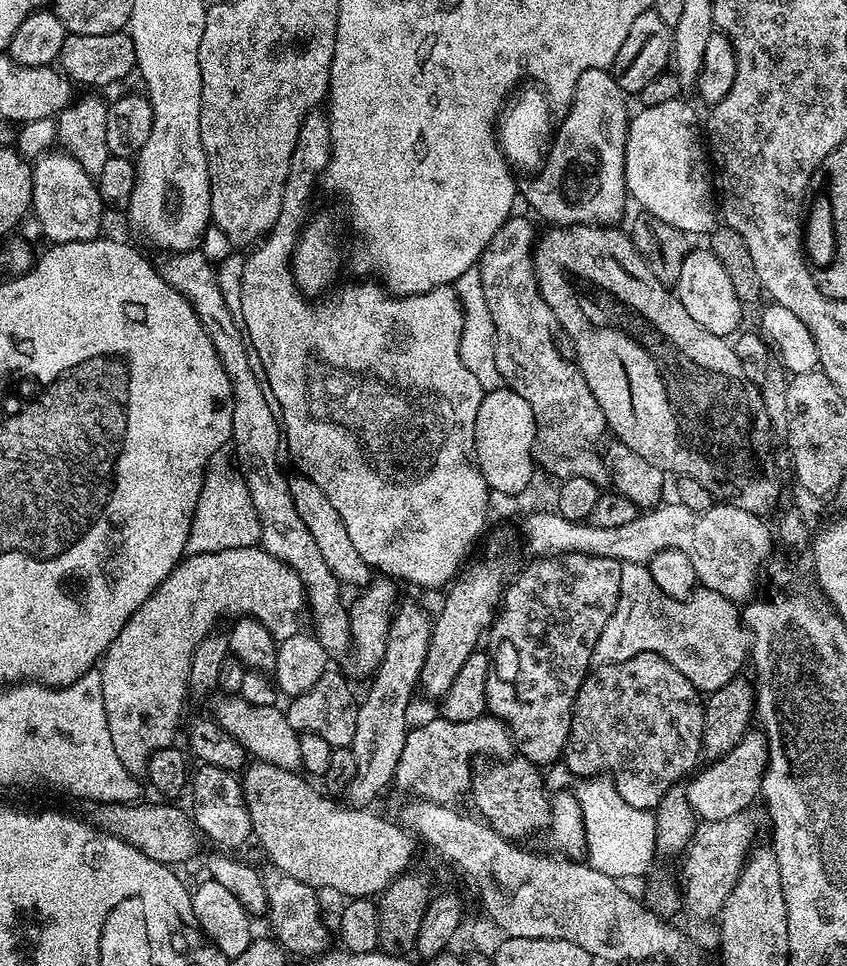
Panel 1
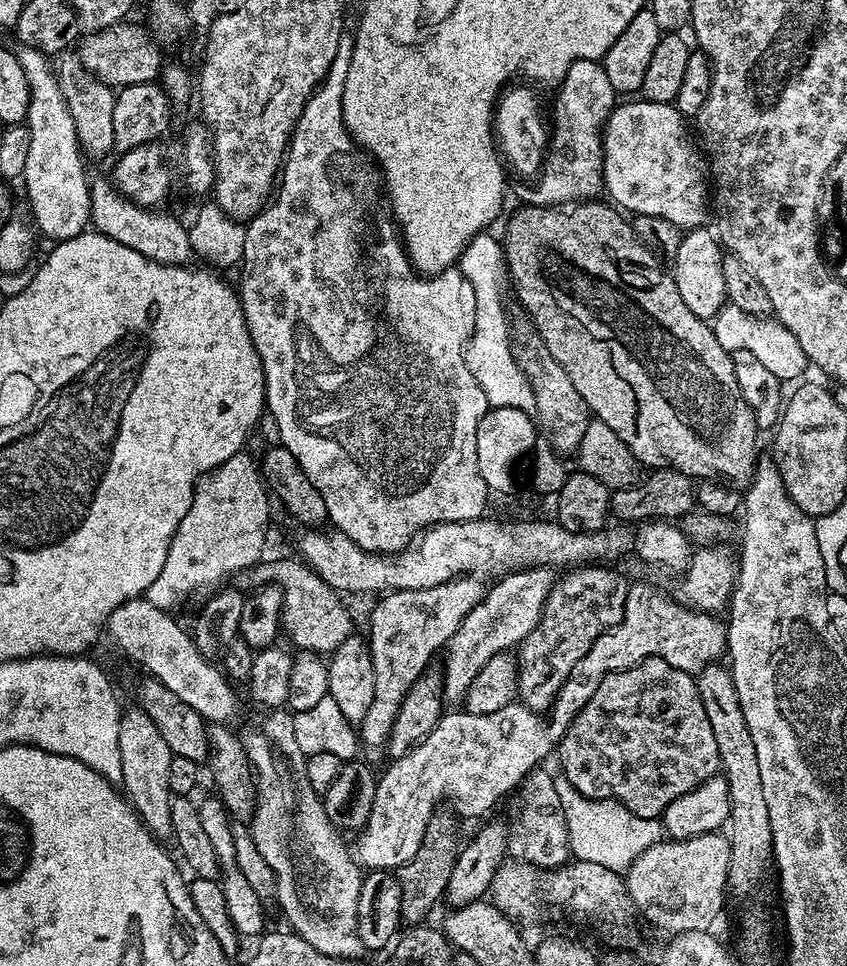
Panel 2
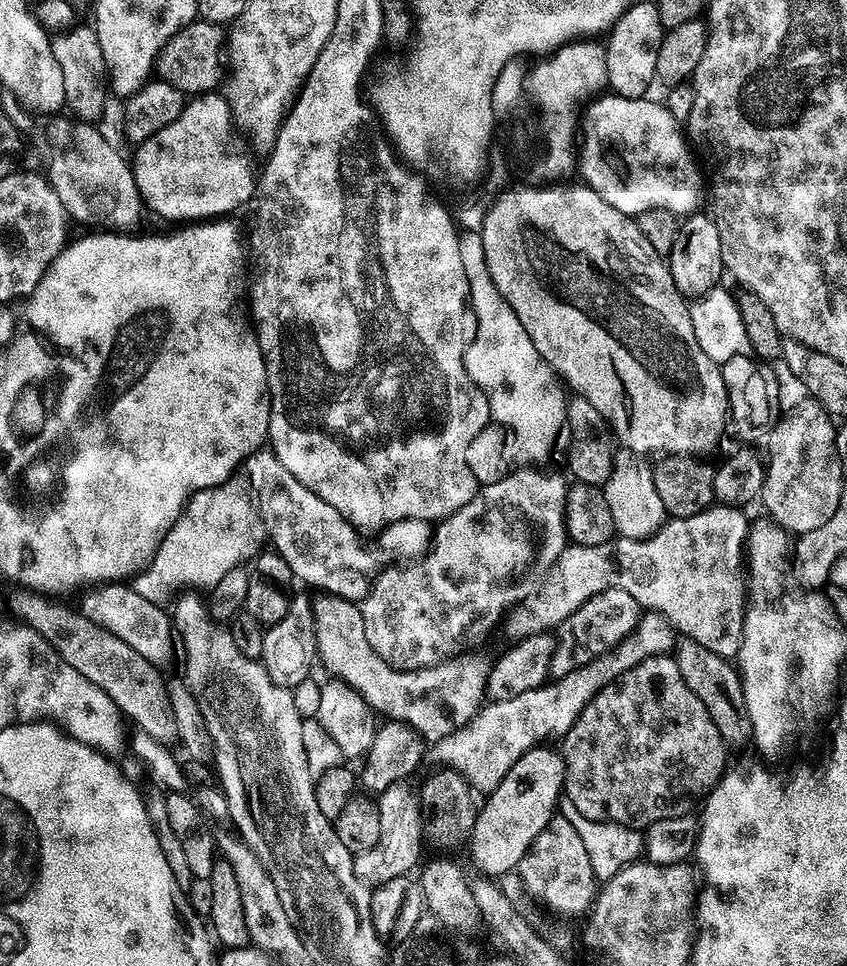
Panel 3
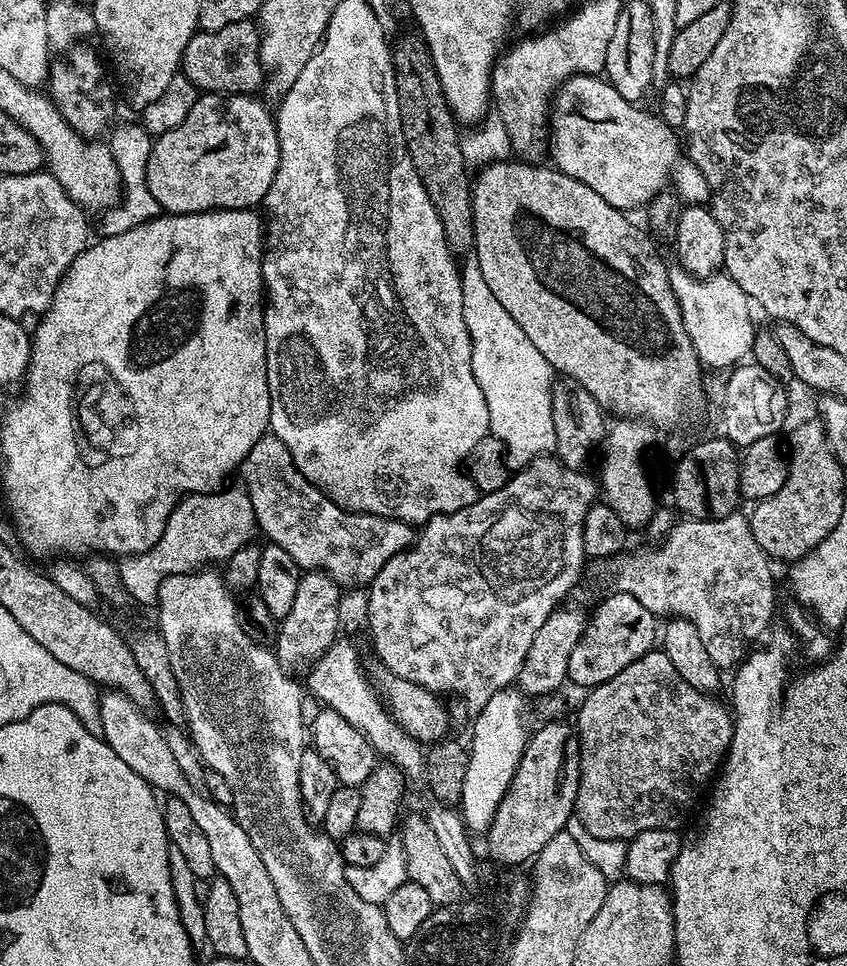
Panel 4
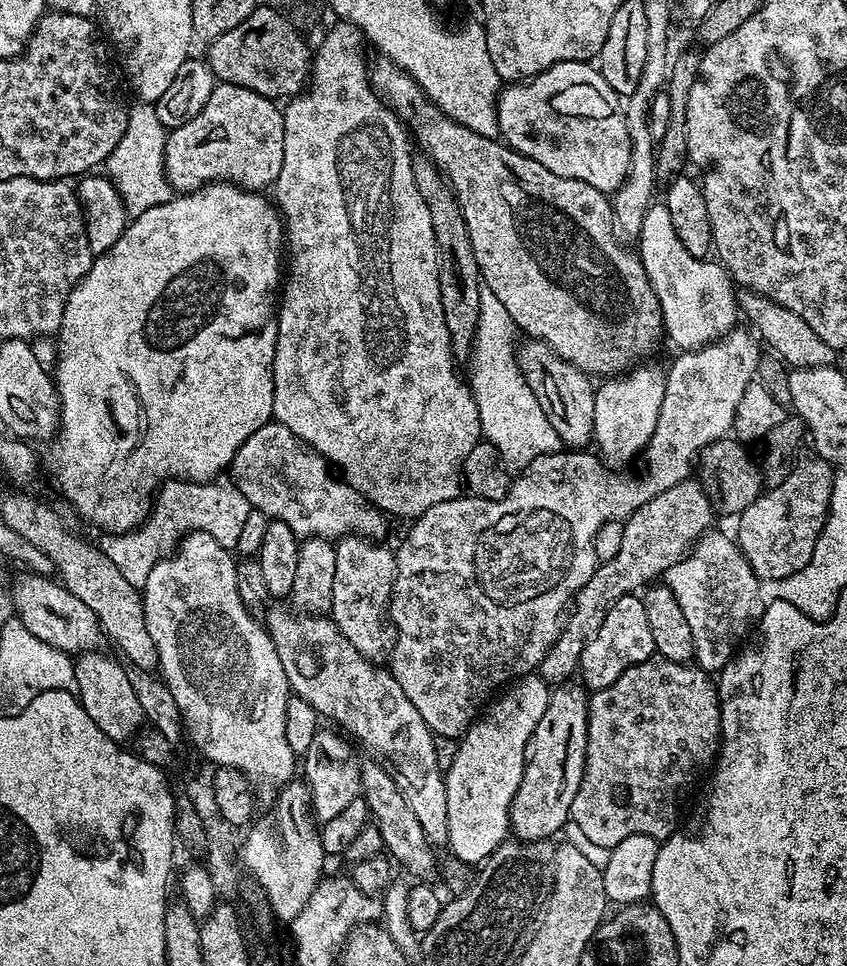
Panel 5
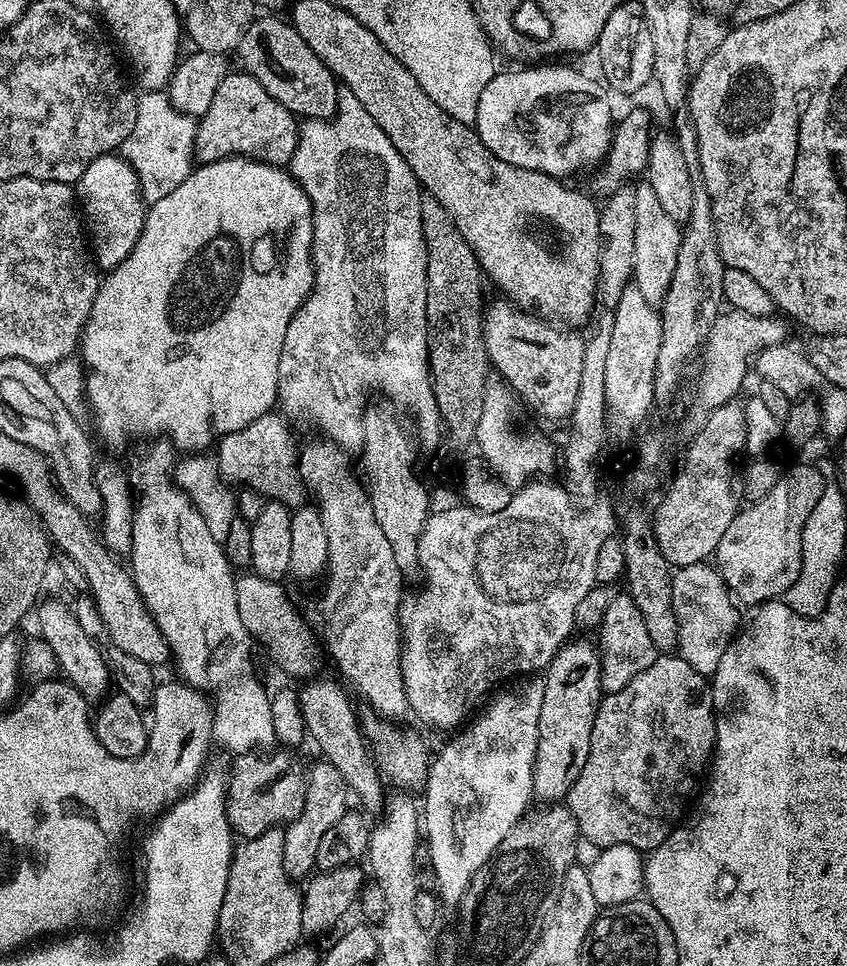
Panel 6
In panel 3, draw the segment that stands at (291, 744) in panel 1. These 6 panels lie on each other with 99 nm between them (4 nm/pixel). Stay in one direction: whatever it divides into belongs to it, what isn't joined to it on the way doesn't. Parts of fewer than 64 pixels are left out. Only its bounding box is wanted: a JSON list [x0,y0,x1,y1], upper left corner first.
[82,582,174,666]

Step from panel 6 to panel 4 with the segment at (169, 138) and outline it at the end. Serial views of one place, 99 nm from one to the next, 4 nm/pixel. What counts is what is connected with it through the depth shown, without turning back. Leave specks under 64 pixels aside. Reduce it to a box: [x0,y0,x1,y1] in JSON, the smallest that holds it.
[99,123,162,238]

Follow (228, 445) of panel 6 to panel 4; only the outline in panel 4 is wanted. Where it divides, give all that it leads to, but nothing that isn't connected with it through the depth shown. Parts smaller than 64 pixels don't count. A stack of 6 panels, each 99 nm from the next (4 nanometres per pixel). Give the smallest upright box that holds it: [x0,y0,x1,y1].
[242,434,414,586]

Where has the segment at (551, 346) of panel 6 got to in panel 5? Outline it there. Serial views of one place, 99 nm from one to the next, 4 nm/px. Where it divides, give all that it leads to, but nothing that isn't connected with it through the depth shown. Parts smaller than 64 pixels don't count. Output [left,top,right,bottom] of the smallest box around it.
[516,339,596,450]

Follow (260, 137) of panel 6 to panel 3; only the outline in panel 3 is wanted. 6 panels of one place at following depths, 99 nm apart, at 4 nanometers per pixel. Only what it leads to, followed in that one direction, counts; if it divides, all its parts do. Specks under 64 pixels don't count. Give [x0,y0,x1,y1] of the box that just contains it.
[131,91,257,222]

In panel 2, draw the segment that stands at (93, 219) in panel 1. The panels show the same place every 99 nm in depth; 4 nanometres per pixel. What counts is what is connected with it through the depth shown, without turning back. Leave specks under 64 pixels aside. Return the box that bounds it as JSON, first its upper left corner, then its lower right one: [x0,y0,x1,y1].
[18,47,92,242]

